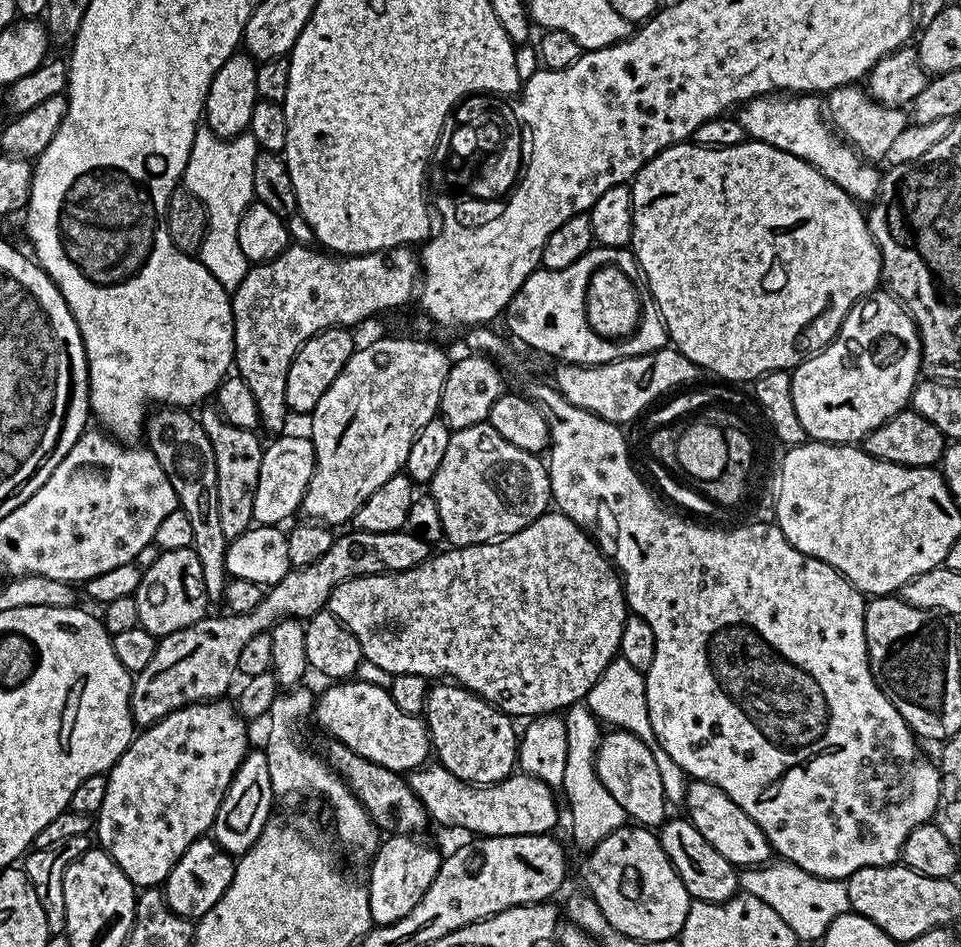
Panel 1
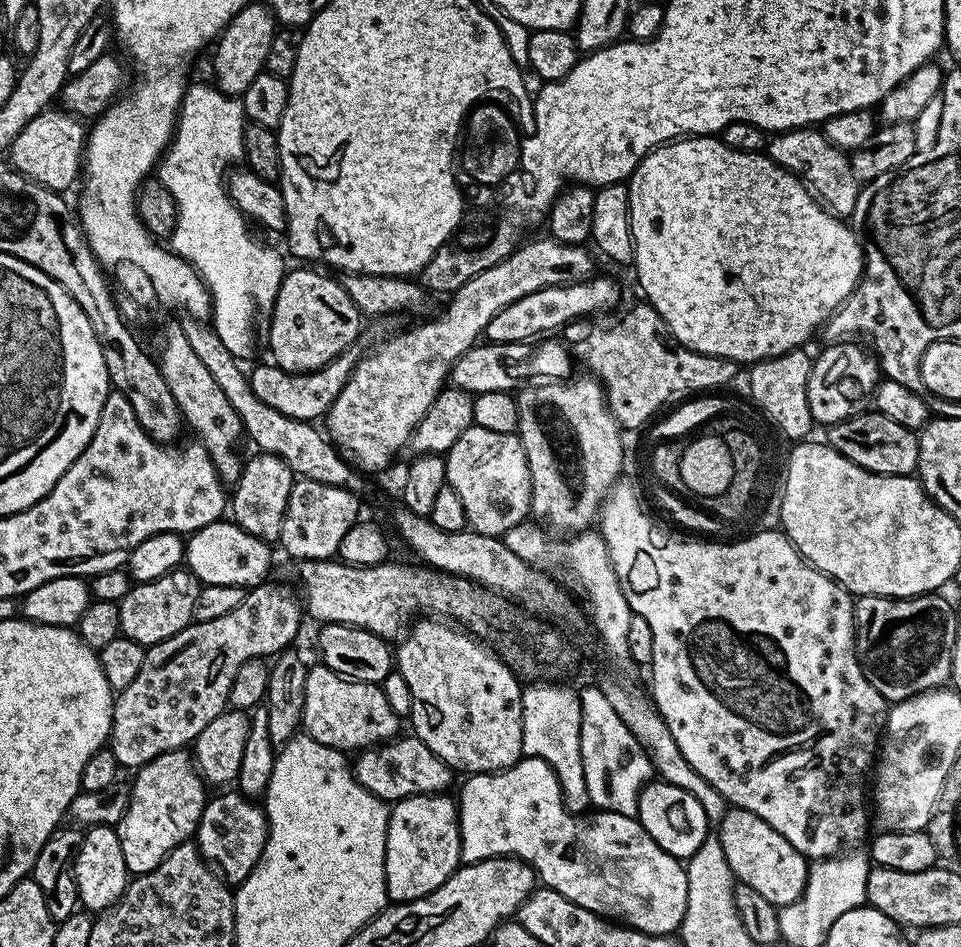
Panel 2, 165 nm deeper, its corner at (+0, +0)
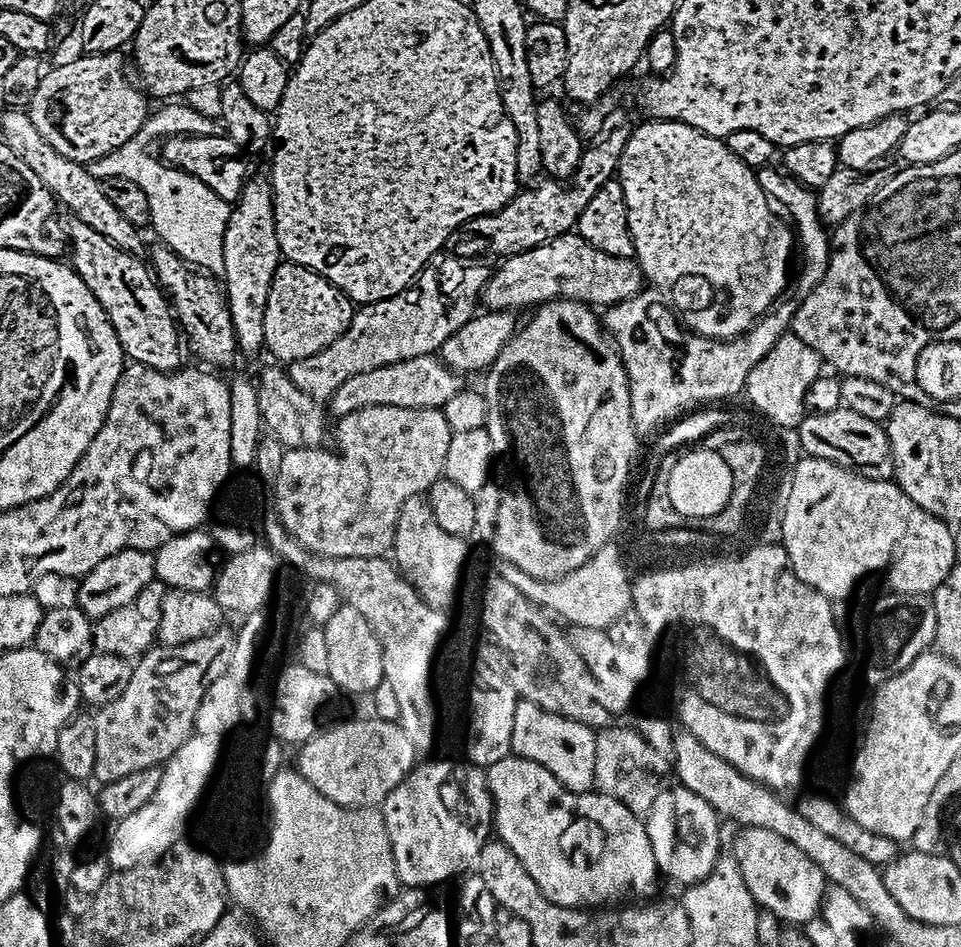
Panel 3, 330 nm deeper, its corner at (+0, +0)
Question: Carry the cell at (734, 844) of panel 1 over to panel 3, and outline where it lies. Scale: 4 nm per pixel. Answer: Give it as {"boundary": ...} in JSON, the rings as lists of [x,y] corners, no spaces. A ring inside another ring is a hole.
{"boundary":[[[745,827],[736,840],[734,859],[742,870],[742,878],[765,913],[773,912],[789,925],[804,926],[816,918],[826,897],[826,881],[822,870],[798,846],[786,842],[774,830]]]}

